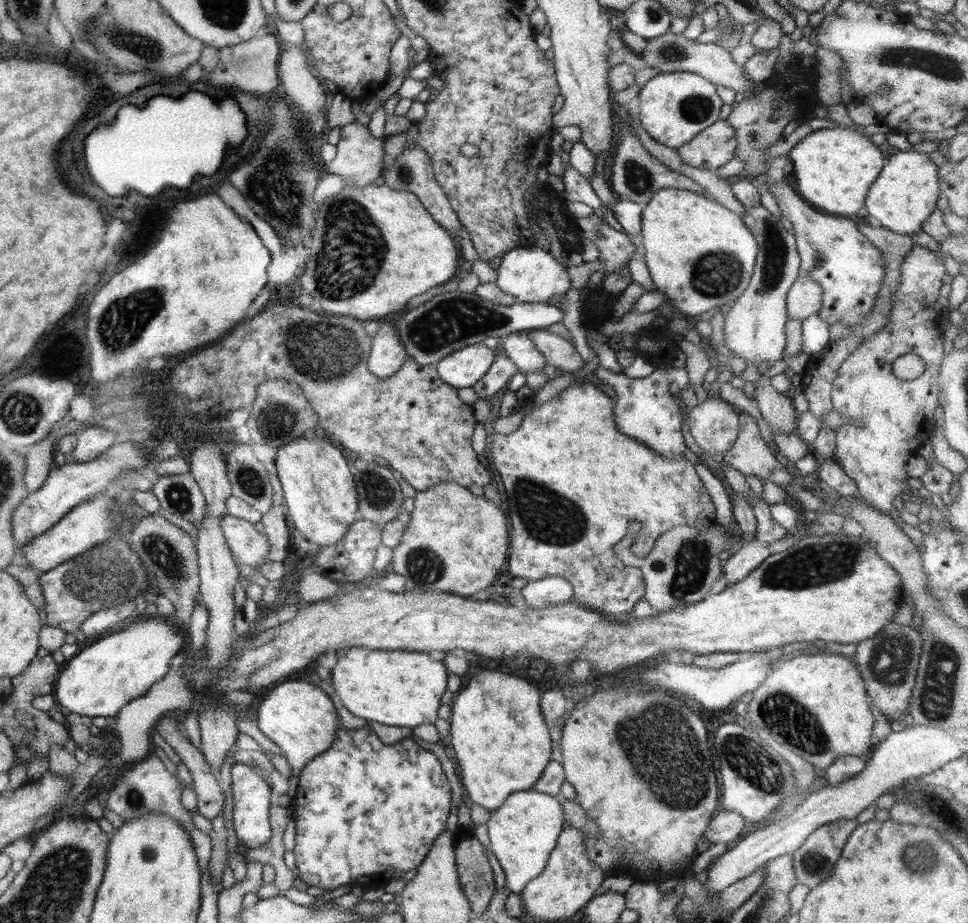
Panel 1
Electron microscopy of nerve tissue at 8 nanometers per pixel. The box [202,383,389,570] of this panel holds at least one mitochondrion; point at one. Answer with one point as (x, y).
(275, 420)

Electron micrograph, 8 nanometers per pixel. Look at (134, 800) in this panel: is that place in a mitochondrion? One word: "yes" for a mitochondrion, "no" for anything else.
yes

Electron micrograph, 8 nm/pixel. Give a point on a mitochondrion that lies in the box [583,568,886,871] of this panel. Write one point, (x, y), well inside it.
(668, 761)

